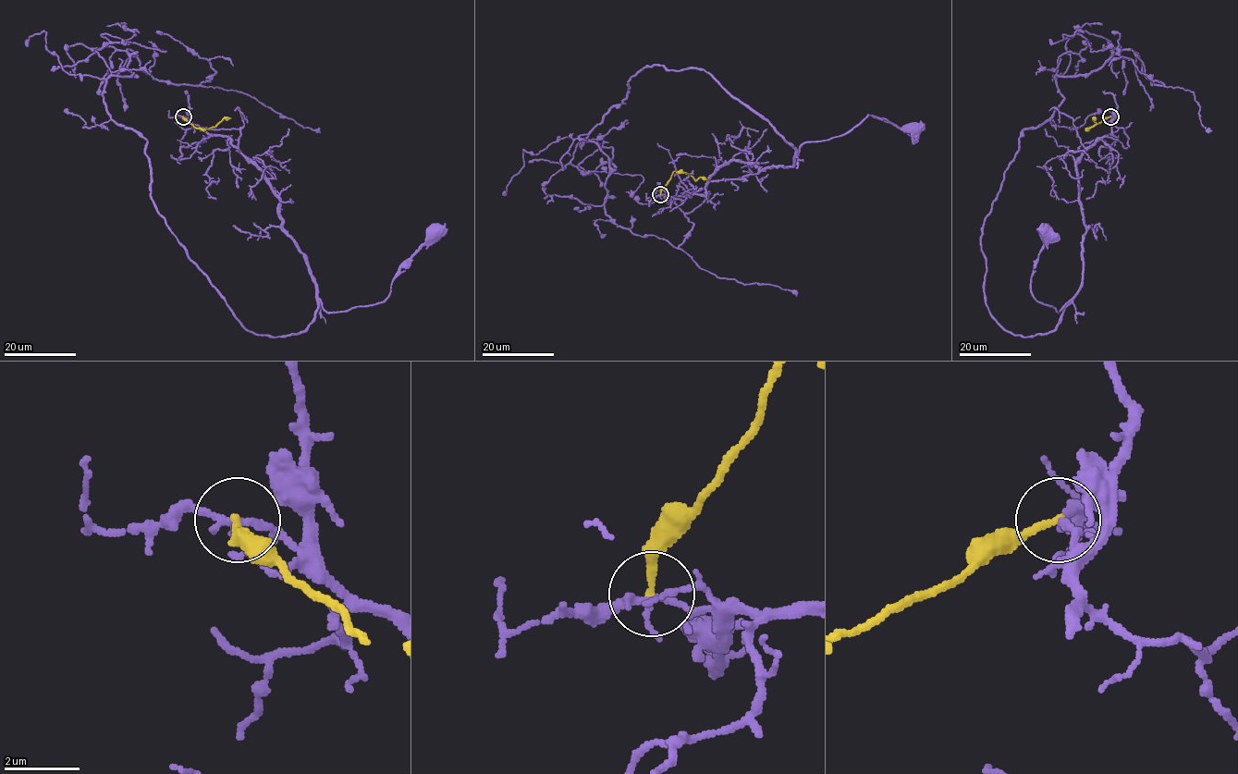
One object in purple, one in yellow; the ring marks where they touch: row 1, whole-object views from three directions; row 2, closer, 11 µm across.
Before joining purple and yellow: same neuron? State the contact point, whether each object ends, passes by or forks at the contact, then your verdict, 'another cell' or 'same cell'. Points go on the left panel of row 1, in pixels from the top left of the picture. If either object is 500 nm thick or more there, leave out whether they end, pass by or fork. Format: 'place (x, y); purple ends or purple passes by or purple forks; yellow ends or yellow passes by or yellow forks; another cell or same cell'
place (183, 116); purple passes by; yellow ends; another cell

